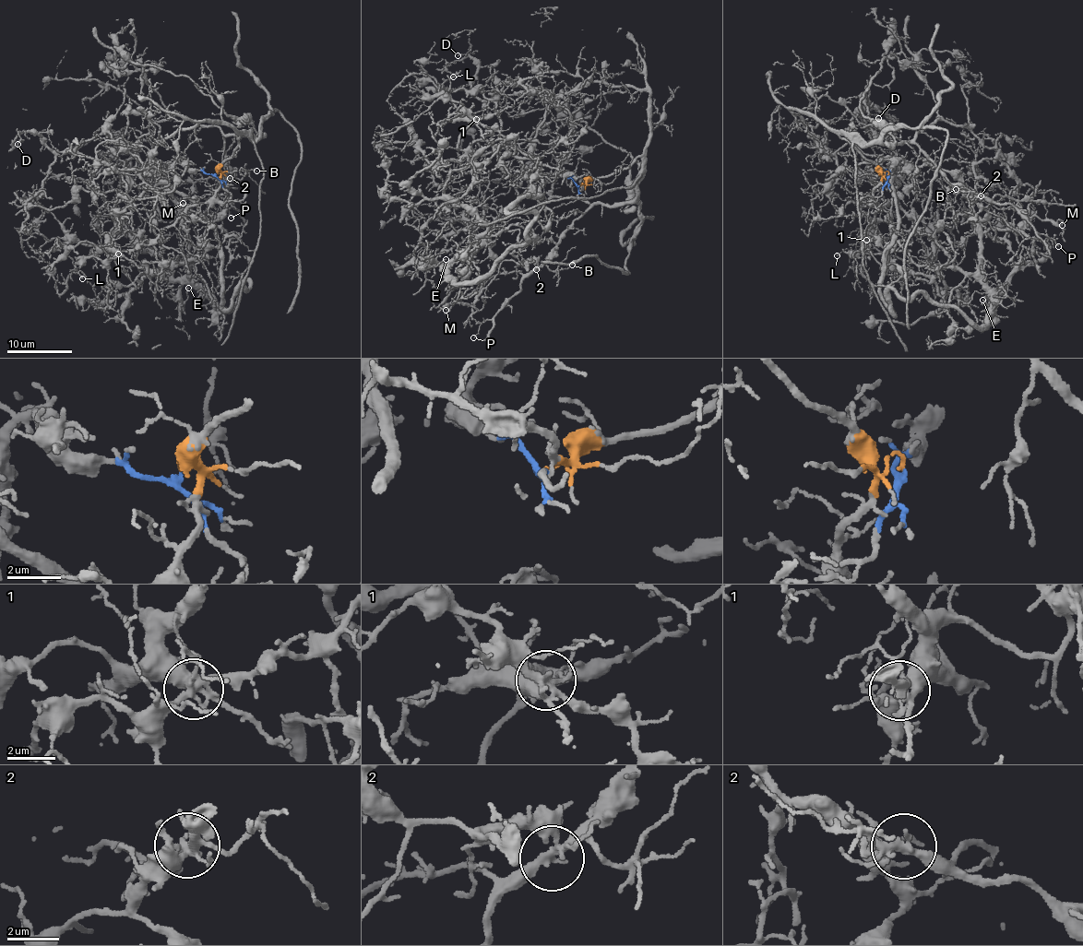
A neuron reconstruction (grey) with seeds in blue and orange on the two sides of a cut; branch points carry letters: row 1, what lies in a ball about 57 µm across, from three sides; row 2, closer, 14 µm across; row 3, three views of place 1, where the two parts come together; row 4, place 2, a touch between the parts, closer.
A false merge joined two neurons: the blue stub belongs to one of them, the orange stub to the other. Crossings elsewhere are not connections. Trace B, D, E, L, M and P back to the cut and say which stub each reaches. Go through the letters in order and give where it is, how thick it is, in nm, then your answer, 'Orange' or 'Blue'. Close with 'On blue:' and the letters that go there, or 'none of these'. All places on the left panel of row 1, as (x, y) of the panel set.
B: Place: (256, 171). Thickness 90 nm. Orange
D: Place: (17, 144). Thickness 130 nm. Orange
E: Place: (188, 288). Thickness 140 nm. Blue
L: Place: (82, 278). Thickness 120 nm. Orange
M: Place: (183, 203). Thickness 120 nm. Blue
P: Place: (231, 218). Thickness 110 nm. Orange
On blue: E, M

